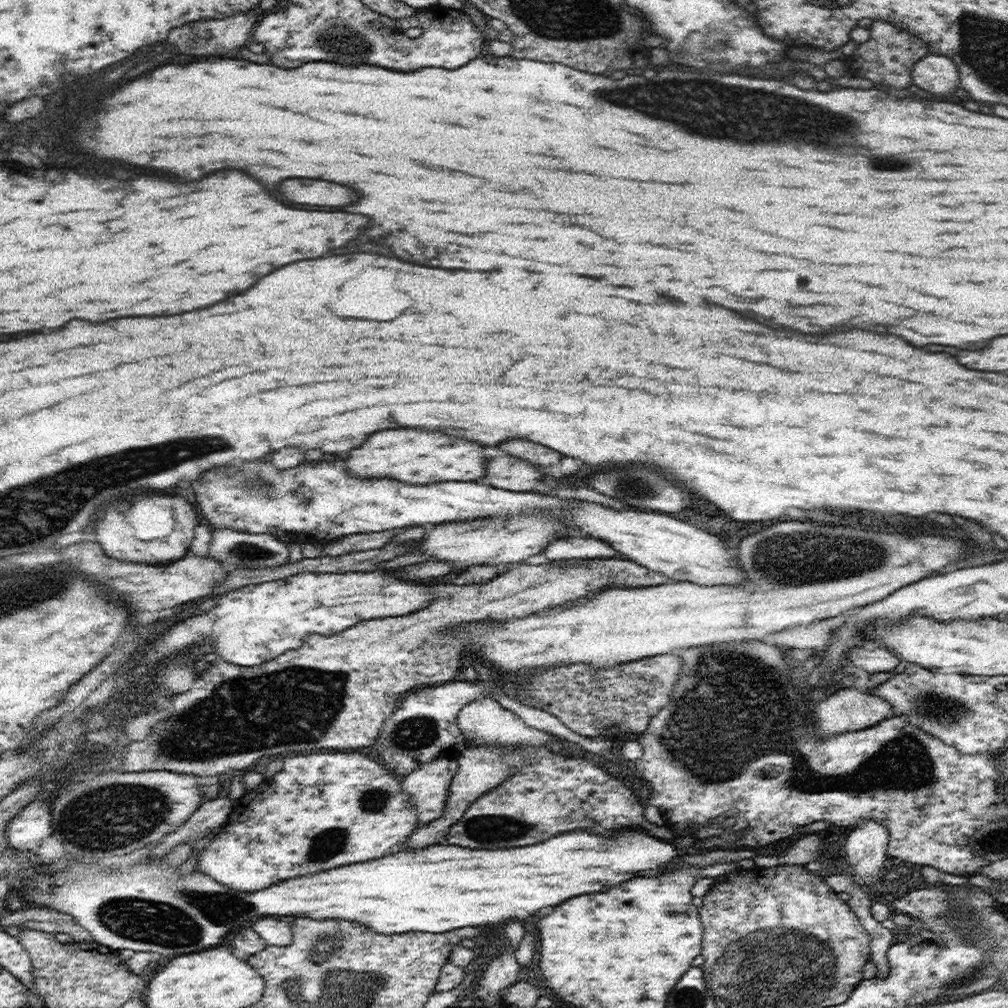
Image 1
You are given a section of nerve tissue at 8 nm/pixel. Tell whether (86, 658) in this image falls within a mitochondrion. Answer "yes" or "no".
no

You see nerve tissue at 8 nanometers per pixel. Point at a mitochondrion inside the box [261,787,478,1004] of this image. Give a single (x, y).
(326, 950)

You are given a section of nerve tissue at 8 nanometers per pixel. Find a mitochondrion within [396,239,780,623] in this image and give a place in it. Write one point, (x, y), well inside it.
(631, 486)

